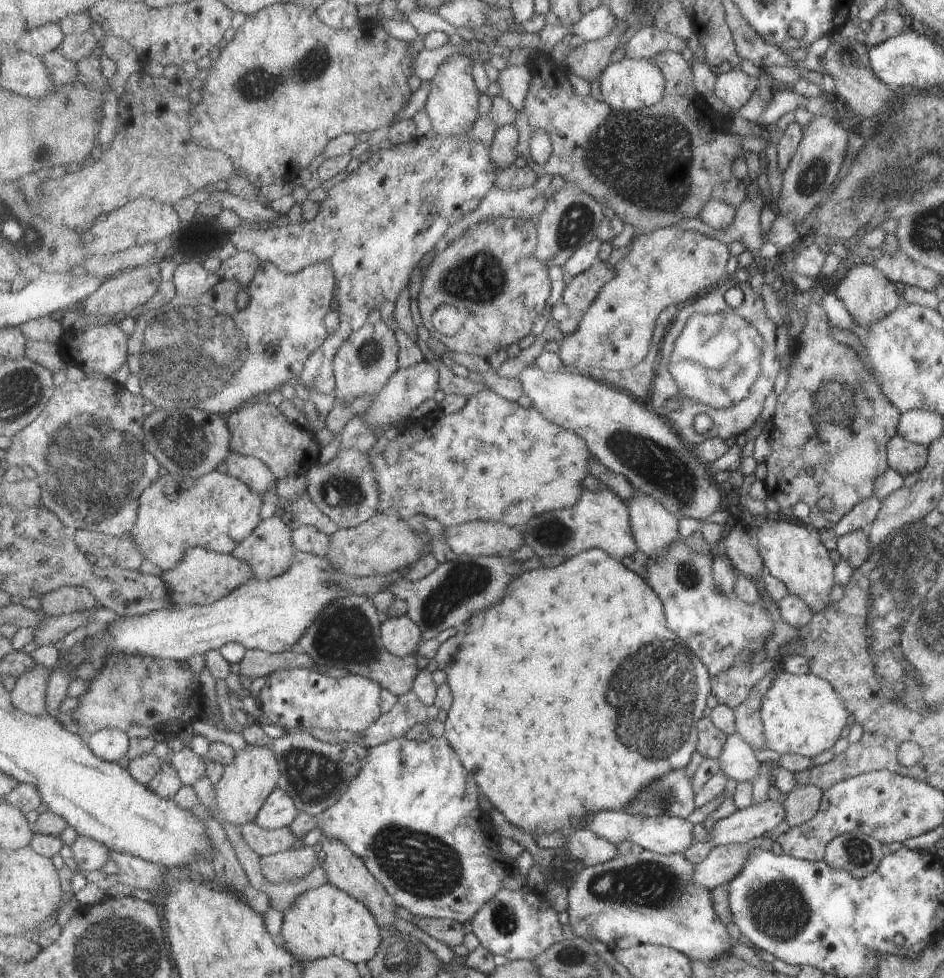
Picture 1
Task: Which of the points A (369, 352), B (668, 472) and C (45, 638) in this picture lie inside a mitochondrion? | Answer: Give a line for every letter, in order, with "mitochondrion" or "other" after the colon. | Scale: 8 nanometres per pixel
A: mitochondrion
B: mitochondrion
C: other

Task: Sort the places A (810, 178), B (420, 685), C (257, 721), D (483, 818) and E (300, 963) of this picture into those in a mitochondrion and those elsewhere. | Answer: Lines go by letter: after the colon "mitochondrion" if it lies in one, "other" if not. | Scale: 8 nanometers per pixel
A: mitochondrion
B: other
C: other
D: other
E: other

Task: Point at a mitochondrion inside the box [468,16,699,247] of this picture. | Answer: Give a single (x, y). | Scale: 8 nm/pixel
(647, 162)

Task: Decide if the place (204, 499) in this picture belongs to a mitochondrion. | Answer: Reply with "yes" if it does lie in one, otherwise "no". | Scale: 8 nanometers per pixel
no

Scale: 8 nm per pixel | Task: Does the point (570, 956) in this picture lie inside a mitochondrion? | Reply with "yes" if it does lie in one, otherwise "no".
yes

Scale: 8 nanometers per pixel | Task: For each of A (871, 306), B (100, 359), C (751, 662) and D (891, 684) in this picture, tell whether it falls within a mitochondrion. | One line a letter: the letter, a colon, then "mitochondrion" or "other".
A: other
B: other
C: mitochondrion
D: mitochondrion

